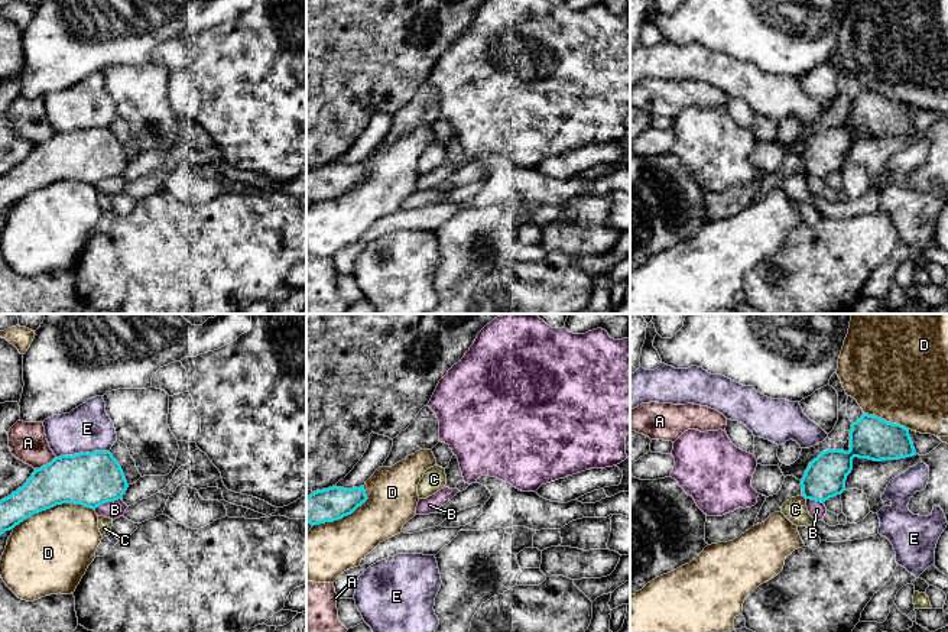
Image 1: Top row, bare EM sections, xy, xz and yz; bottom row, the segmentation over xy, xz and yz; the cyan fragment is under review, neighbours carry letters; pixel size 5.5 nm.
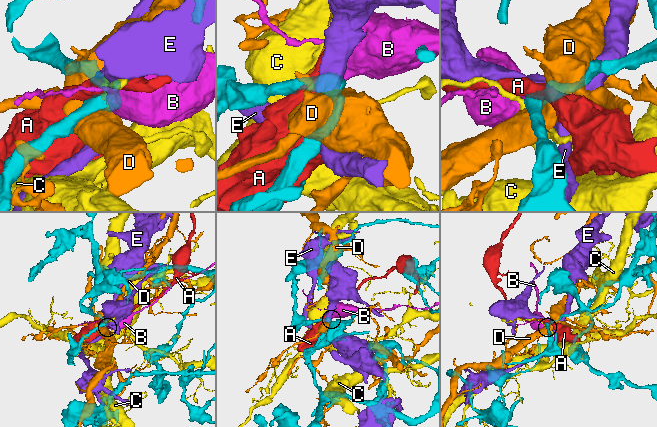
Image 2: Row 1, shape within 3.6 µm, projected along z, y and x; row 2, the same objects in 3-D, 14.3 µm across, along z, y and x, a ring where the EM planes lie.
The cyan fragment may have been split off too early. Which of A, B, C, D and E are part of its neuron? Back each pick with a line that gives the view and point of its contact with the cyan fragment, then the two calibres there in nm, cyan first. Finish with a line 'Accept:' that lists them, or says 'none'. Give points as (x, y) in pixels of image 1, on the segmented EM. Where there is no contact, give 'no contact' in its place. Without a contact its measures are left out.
Accept: none

